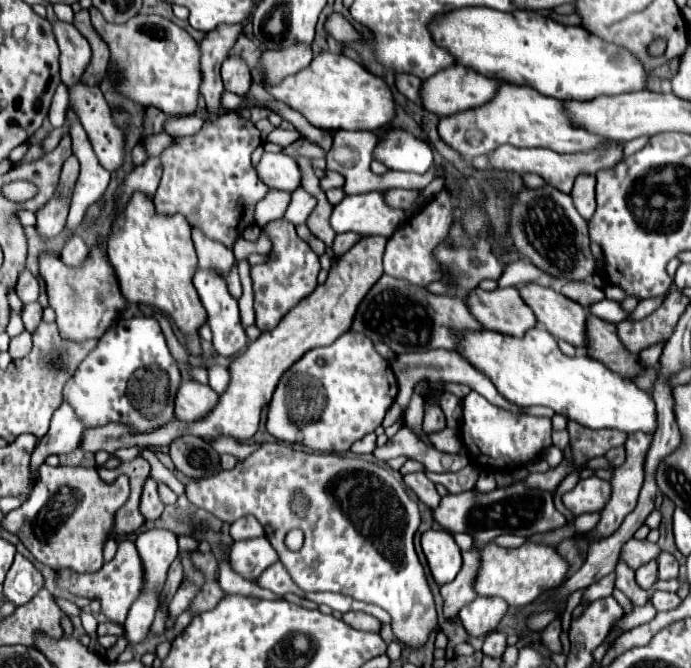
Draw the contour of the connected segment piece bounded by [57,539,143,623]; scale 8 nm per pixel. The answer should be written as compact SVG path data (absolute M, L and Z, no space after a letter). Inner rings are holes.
M121 541L117 555L111 563L103 565L101 571L91 573L91 575L77 575L71 573L69 569L59 571L59 581L57 581L63 589L69 589L75 595L83 595L83 597L95 597L101 601L101 611L109 617L109 621L113 623L123 623L127 617L127 611L131 607L131 603L137 599L137 595L143 589L143 565L139 559L137 549L133 547L131 541Z

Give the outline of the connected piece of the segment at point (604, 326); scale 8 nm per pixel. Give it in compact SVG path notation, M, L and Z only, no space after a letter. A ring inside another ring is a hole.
M589 313L585 321L585 335L587 335L587 347L585 353L593 359L599 359L607 369L621 377L635 377L641 369L637 355L627 353L623 343L617 337L617 327L613 323L607 323L595 315Z

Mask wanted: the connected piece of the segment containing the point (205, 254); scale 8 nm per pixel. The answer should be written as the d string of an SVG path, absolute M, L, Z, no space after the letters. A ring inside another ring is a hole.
M193 229L193 243L199 255L199 267L201 269L213 269L213 273L227 275L233 267L233 251L225 245L219 245L217 241L211 241L199 233L199 229Z

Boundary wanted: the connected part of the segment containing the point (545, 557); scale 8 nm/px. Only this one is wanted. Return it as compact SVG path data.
M527 541L519 549L505 549L495 543L481 547L479 551L481 563L475 575L473 589L481 597L503 597L511 607L523 607L533 603L547 589L557 587L567 575L567 561L545 543Z

